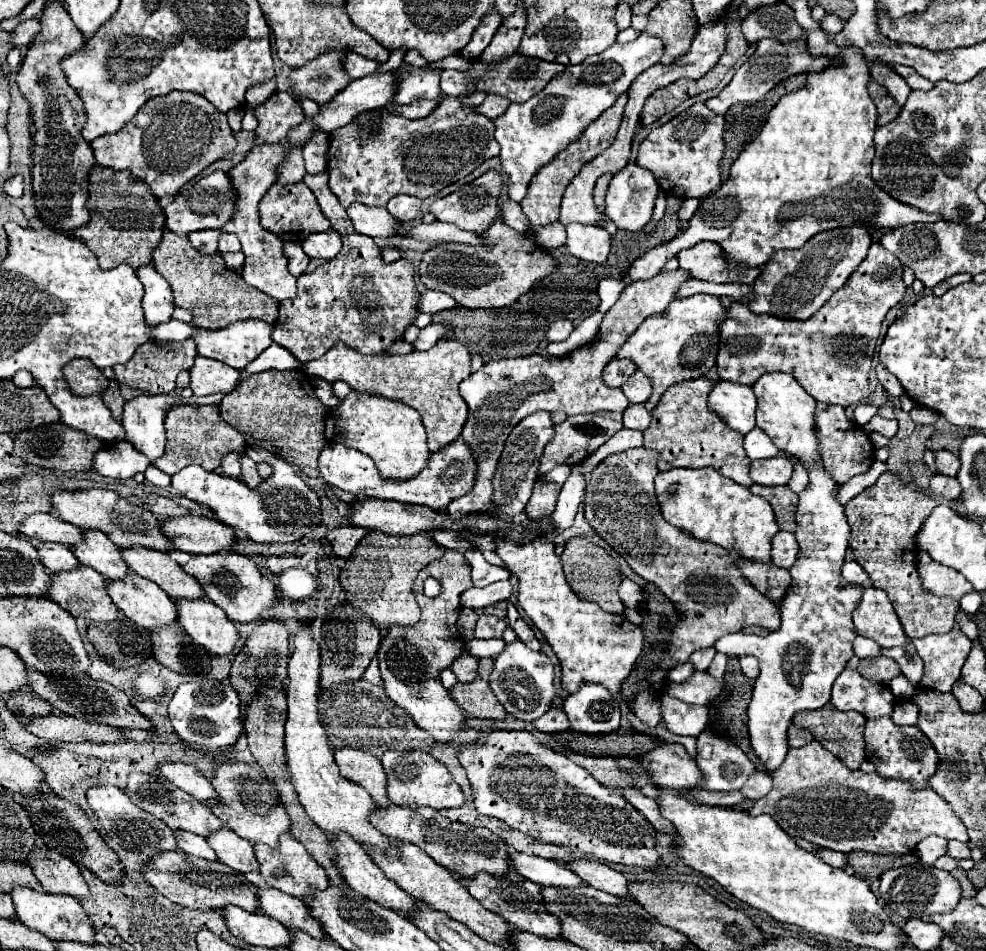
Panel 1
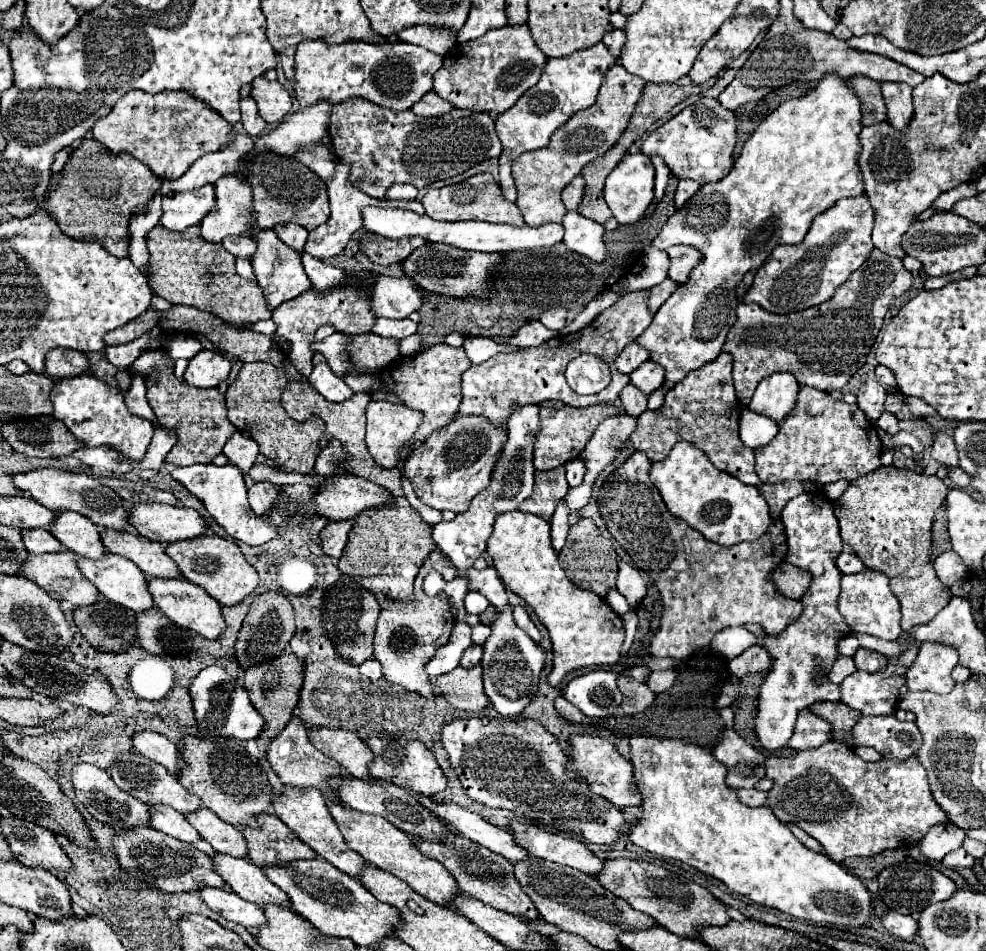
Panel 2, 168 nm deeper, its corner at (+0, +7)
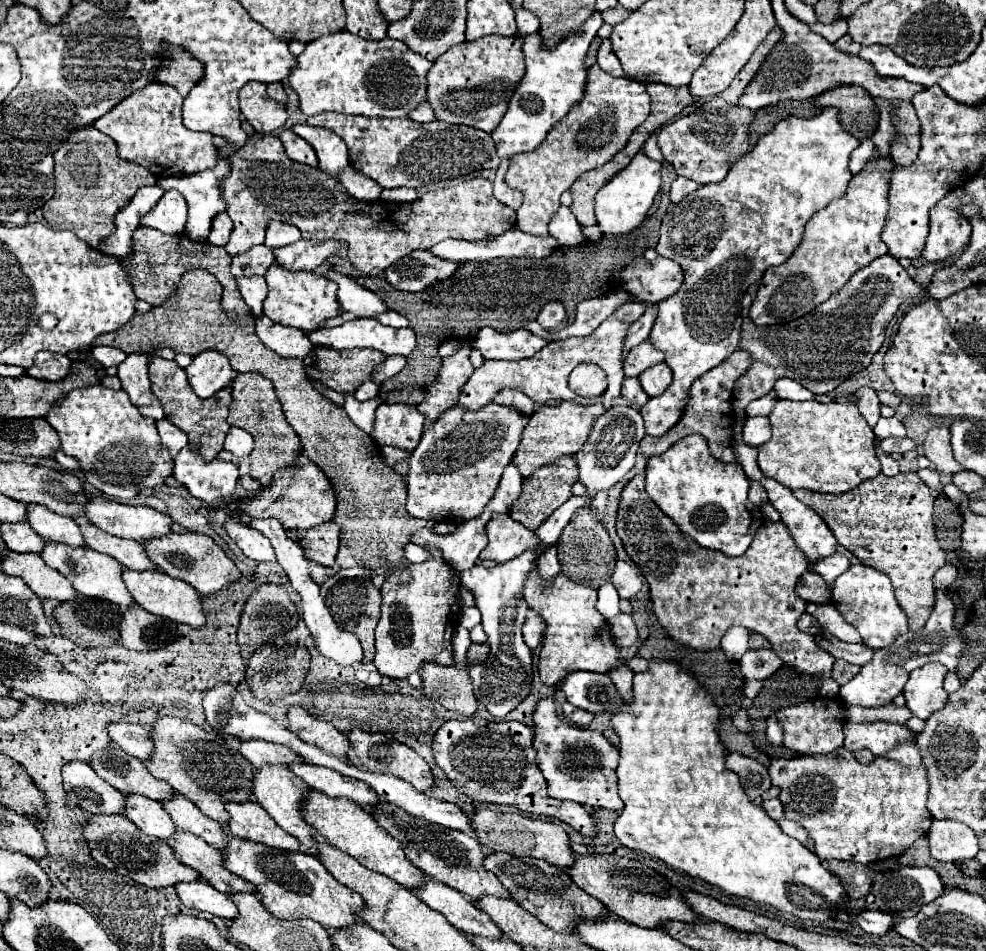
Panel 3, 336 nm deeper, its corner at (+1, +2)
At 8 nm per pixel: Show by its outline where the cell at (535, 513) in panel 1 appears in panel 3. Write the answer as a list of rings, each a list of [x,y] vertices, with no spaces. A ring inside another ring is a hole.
[[[563,456],[563,458],[559,458],[559,462],[553,462],[549,466],[543,466],[541,470],[537,470],[529,478],[525,478],[523,492],[513,502],[513,506],[509,510],[509,516],[513,520],[525,524],[531,530],[537,530],[563,502],[569,500],[571,486],[573,486],[573,482],[577,478],[579,478],[579,470],[577,470],[577,464],[575,464],[575,458],[573,456]]]

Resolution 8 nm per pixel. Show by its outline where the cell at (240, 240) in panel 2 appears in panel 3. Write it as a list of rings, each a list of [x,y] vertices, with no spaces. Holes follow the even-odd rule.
[[[265,244],[253,246],[251,250],[233,256],[231,274],[233,276],[263,276],[265,270],[273,264],[275,256]]]

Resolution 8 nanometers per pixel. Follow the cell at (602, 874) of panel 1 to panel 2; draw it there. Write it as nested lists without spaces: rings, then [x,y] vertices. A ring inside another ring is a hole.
[[[516,819],[510,821],[510,833],[516,845],[526,849],[532,857],[568,865],[588,875],[596,875],[602,869],[602,861],[592,855],[592,851],[578,839],[562,837],[558,833],[550,833],[532,823],[522,823]]]

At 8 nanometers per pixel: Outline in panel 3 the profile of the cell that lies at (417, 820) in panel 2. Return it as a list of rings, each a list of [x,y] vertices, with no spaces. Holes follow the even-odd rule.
[[[293,764],[291,770],[309,784],[309,788],[319,790],[333,798],[349,798],[357,802],[363,810],[371,812],[379,804],[379,796],[355,778],[347,778],[343,774],[335,774],[335,770],[327,770],[313,764]]]

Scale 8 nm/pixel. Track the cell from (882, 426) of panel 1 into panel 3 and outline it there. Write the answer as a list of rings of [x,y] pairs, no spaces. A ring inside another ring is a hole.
[[[893,416],[893,418],[879,418],[879,422],[873,428],[877,438],[889,438],[889,436],[905,436],[903,424]]]

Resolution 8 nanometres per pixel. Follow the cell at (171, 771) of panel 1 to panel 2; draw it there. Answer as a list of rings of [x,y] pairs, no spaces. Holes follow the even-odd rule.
[[[140,731],[140,733],[132,735],[132,743],[134,743],[134,749],[138,753],[142,753],[144,757],[164,765],[170,773],[180,771],[182,761],[180,761],[178,747],[168,737],[154,733],[154,731]]]

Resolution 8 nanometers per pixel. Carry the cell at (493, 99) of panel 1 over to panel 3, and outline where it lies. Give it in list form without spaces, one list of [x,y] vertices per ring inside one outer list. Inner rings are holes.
[[[421,102],[415,110],[411,110],[409,118],[415,122],[431,122],[431,120],[435,120],[435,112],[429,102]]]

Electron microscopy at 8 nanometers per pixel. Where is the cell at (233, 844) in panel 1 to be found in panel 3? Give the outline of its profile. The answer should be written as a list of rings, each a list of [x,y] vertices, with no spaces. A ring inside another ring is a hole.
[[[175,794],[175,798],[171,798],[169,802],[163,802],[163,808],[169,812],[177,828],[203,838],[217,850],[223,850],[223,846],[227,846],[227,838],[221,824],[199,812],[187,798]]]

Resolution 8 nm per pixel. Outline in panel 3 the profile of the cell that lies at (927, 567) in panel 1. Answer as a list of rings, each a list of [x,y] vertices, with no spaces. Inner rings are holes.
[[[947,562],[943,568],[937,570],[937,574],[935,574],[935,578],[933,578],[935,588],[947,588],[947,586],[951,586],[957,576],[959,576],[959,572],[955,570],[955,566],[953,566],[951,562]]]

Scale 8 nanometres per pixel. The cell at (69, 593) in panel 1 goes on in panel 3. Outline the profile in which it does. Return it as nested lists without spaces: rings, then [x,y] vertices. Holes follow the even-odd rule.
[[[11,552],[5,560],[1,570],[9,576],[19,576],[41,600],[57,600],[57,602],[71,602],[77,598],[71,582],[63,578],[57,570],[51,570],[39,558],[39,554],[15,554]]]

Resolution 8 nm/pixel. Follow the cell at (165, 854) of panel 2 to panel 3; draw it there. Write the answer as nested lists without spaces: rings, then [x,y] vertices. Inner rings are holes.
[[[93,816],[89,818],[89,824],[85,828],[85,838],[89,842],[93,858],[109,868],[109,870],[119,870],[119,874],[125,874],[131,870],[133,880],[149,886],[149,888],[167,888],[167,886],[177,886],[179,882],[193,882],[199,880],[199,874],[191,870],[191,866],[183,866],[175,854],[171,852],[171,846],[165,840],[159,840],[155,836],[147,836],[137,826],[125,818],[125,816]]]

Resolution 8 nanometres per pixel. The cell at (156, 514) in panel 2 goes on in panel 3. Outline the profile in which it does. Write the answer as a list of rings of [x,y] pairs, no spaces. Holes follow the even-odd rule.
[[[93,498],[85,506],[85,514],[87,520],[93,522],[97,528],[119,538],[139,540],[141,544],[173,530],[171,516],[149,506],[131,506],[113,500]]]

